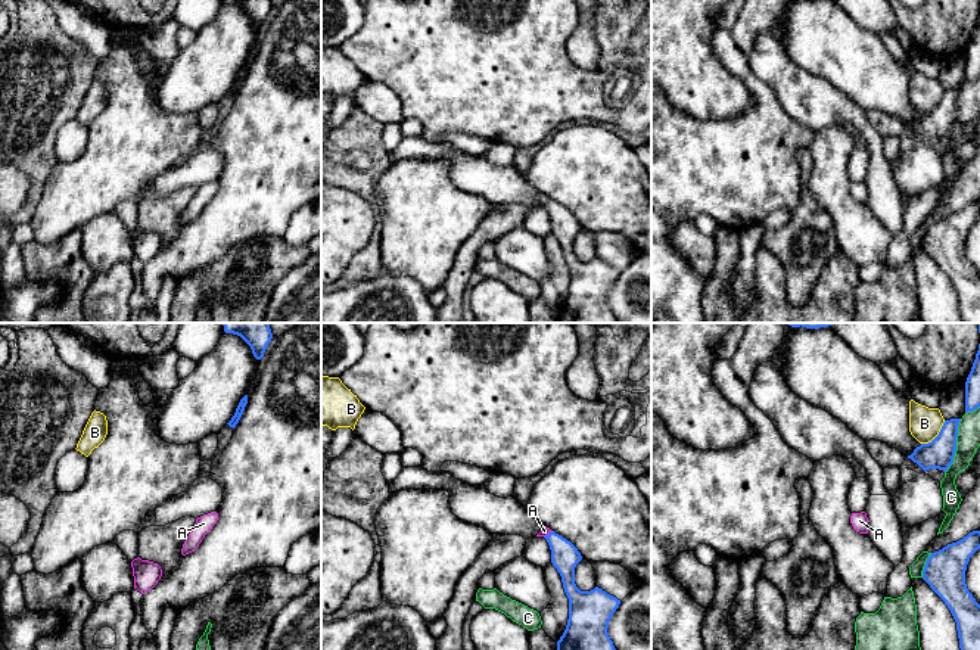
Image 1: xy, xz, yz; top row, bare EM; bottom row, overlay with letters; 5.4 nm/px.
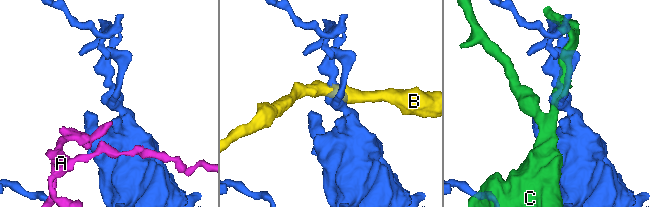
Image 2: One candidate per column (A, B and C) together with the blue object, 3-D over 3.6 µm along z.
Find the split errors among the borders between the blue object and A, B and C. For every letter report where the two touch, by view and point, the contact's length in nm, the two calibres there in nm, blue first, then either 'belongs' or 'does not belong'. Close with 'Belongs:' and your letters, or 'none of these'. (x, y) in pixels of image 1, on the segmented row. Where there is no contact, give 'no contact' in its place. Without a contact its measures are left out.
A: xz (550, 532) | 70 nm | 160/50 nm | belongs
B: yz (938, 435) | 190 nm | 160/180 nm | does not belong
C: yz (955, 445) | 300 nm | 160/130 nm | does not belong
Belongs: A

